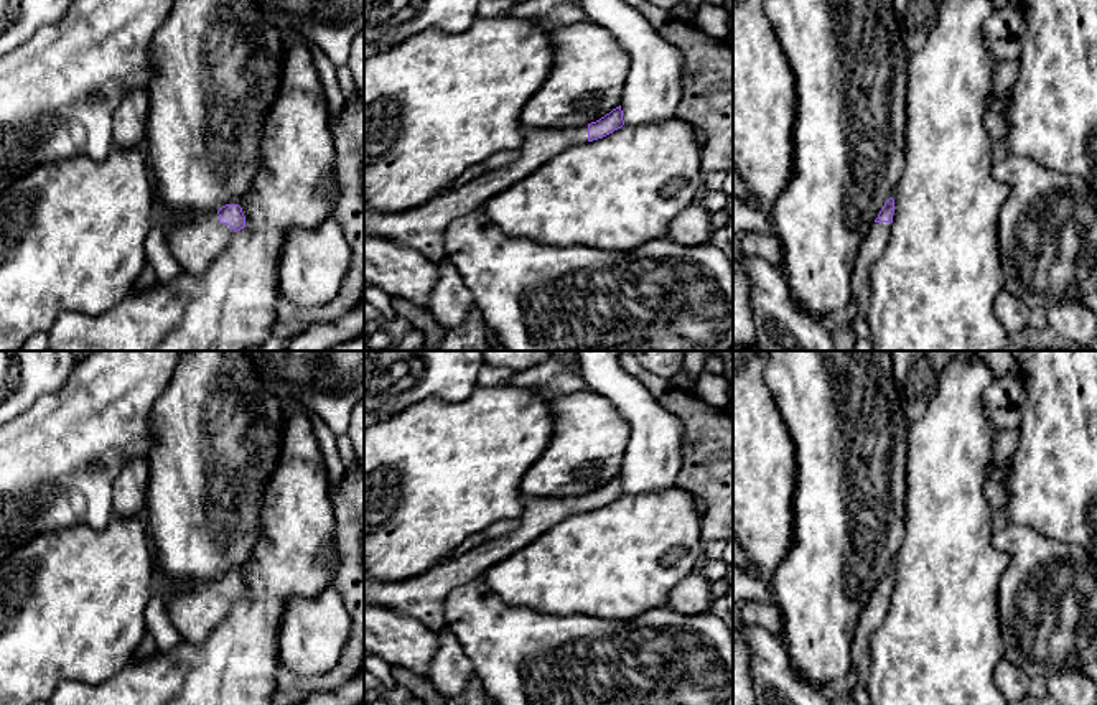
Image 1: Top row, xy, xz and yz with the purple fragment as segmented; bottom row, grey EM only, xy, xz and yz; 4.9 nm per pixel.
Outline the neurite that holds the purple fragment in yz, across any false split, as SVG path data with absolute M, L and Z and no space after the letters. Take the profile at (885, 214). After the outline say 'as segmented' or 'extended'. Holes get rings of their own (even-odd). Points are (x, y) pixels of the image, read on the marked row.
M889 198L880 211L875 224L860 244L858 257L852 275L852 301L857 305L857 316L847 326L830 328L835 351L853 351L858 339L855 323L866 318L870 306L870 272L873 264L885 254L894 212L894 199Z; extended

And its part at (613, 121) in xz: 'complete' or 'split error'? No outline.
split error

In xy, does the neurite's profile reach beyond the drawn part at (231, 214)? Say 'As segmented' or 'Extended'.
Extended

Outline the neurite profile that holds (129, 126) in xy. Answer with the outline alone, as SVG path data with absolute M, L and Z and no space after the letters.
M147 91L125 94L112 119L115 148L145 148L150 100Z

